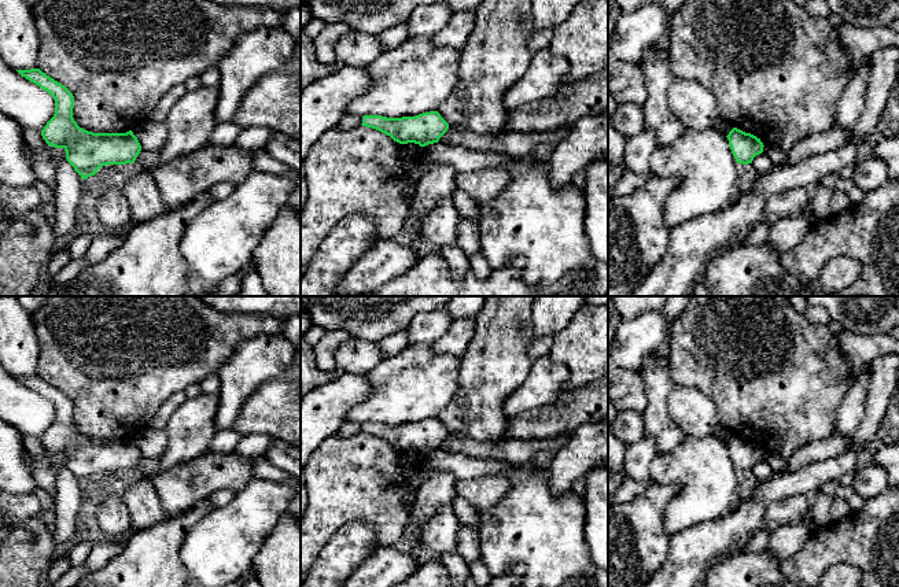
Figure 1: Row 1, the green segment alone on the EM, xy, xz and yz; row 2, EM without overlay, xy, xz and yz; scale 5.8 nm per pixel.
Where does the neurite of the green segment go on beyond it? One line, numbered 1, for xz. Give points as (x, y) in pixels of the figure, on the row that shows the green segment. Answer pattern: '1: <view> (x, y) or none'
1: none

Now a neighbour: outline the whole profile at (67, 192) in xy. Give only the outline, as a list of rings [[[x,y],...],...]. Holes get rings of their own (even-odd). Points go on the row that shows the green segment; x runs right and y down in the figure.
[[[48,148],[52,162],[56,165],[55,204],[56,218],[52,226],[56,237],[75,230],[75,210],[82,199],[82,178],[66,159],[65,148]]]

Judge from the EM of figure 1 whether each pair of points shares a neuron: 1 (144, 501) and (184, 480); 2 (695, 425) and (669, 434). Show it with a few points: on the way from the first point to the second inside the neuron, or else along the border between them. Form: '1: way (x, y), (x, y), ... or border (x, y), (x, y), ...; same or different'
1: border (151, 477), (151, 484), (159, 504), (172, 516); different
2: border (669, 399), (669, 414), (684, 435); different

